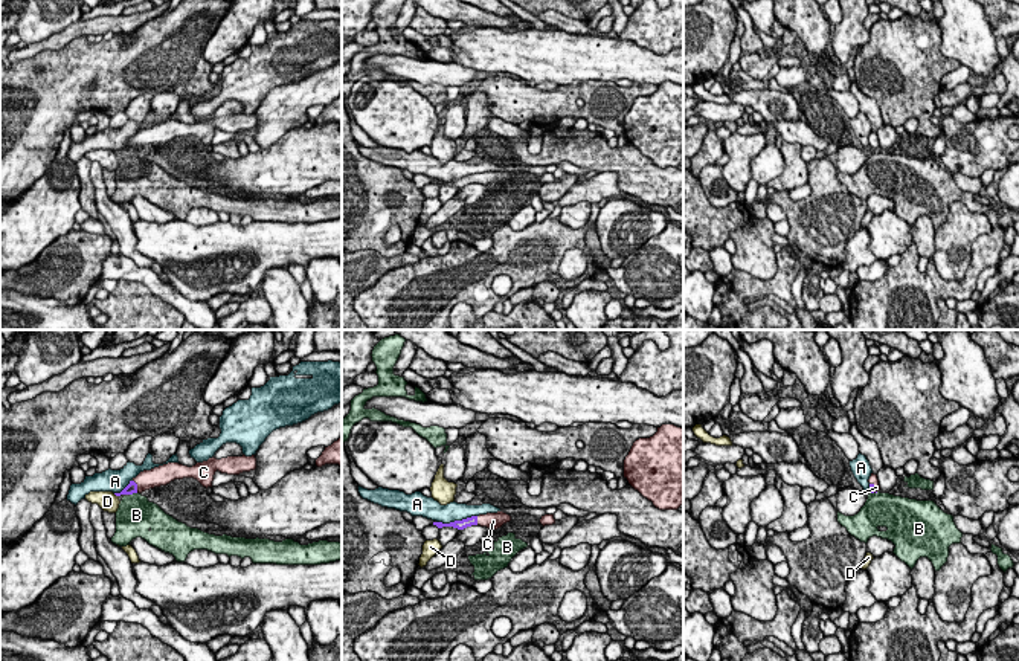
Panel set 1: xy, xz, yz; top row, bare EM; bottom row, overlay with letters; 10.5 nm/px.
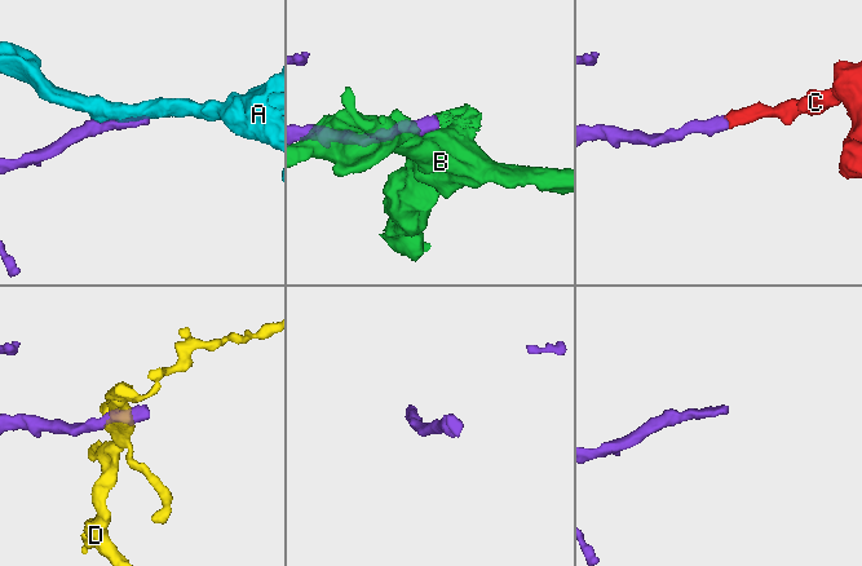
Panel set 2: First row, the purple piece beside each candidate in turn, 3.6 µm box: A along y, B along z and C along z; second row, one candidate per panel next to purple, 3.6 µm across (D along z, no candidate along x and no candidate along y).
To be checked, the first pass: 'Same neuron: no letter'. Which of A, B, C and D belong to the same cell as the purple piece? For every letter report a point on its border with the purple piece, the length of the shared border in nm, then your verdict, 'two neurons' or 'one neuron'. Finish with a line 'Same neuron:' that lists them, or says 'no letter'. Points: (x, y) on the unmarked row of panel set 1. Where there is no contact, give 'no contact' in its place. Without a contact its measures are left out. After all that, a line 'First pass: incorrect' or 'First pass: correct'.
A: contact xz (456, 179); length 440 nm; two neurons
B: contact xy (133, 150); length 90 nm; two neurons
C: contact xy (136, 144); length 150 nm; one neuron
D: contact xy (116, 153); length 70 nm; two neurons
Same neuron: C
First pass: incorrect

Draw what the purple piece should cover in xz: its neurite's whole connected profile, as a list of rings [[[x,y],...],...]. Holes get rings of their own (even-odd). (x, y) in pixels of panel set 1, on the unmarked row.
[[[497,169],[497,171],[471,174],[471,176],[462,177],[462,179],[450,180],[450,182],[433,180],[433,183],[436,183],[438,186],[453,185],[453,186],[458,186],[458,188],[464,188],[464,186],[471,185],[471,183],[481,183],[481,185],[487,185],[487,186],[491,186],[491,188],[497,188],[510,179],[511,179],[510,173],[506,173],[503,169]]]

